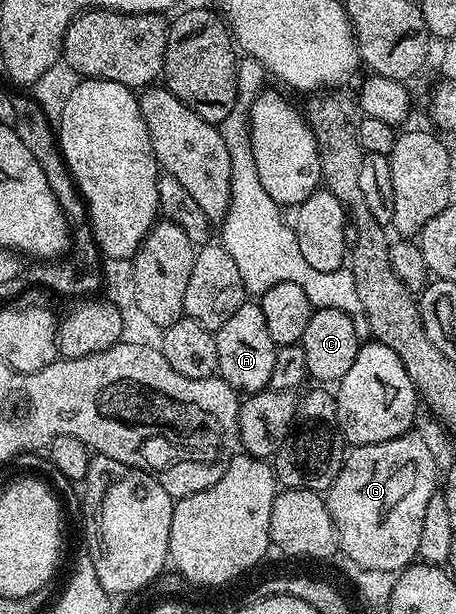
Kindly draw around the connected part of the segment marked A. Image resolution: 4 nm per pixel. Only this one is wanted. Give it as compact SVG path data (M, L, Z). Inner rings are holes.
M244 302L231 314L227 322L215 332L217 337L217 372L221 379L236 388L238 393L252 394L269 388L271 365L275 363L278 345L267 334L260 303Z

